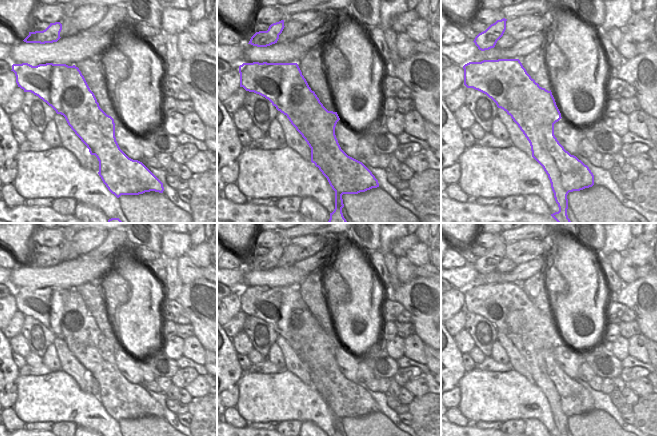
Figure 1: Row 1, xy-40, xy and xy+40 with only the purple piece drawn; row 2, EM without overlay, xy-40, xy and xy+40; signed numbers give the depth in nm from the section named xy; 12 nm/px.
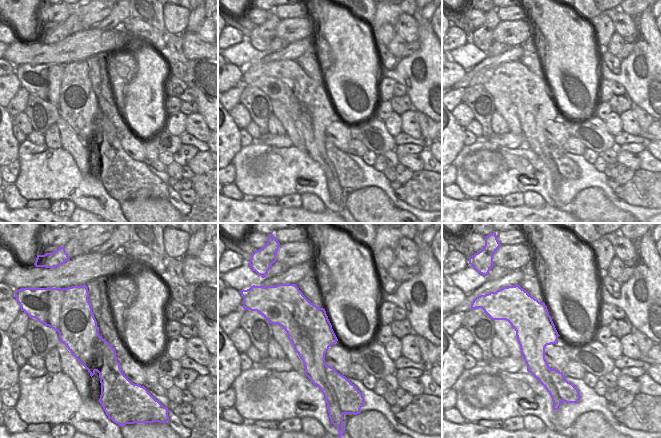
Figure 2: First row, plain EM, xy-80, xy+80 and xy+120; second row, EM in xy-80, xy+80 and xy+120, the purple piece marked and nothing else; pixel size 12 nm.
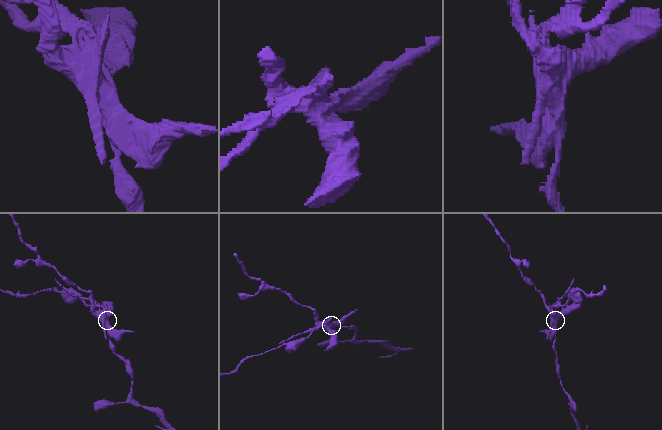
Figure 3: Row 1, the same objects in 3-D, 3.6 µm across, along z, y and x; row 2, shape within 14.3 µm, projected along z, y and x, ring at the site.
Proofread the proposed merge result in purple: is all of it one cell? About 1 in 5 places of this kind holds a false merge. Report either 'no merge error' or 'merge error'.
merge error

